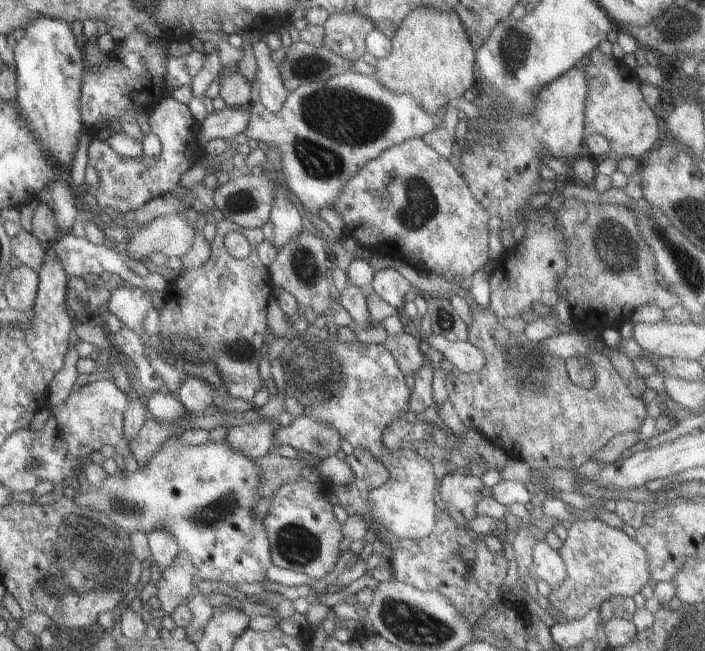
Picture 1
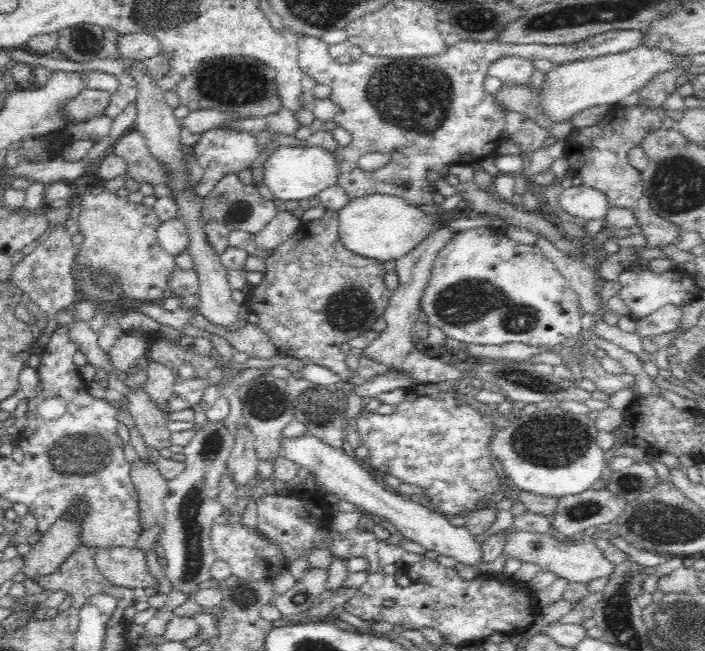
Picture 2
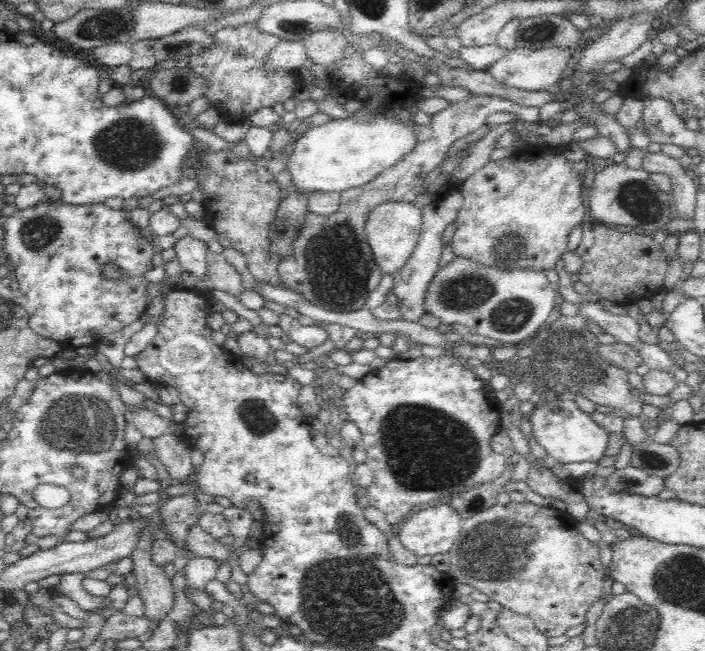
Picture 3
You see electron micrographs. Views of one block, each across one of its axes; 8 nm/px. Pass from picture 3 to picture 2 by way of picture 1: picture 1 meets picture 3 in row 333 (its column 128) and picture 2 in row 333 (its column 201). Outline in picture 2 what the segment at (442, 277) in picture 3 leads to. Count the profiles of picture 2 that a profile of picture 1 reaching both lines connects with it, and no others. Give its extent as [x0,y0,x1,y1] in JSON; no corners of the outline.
[421,227,582,350]

